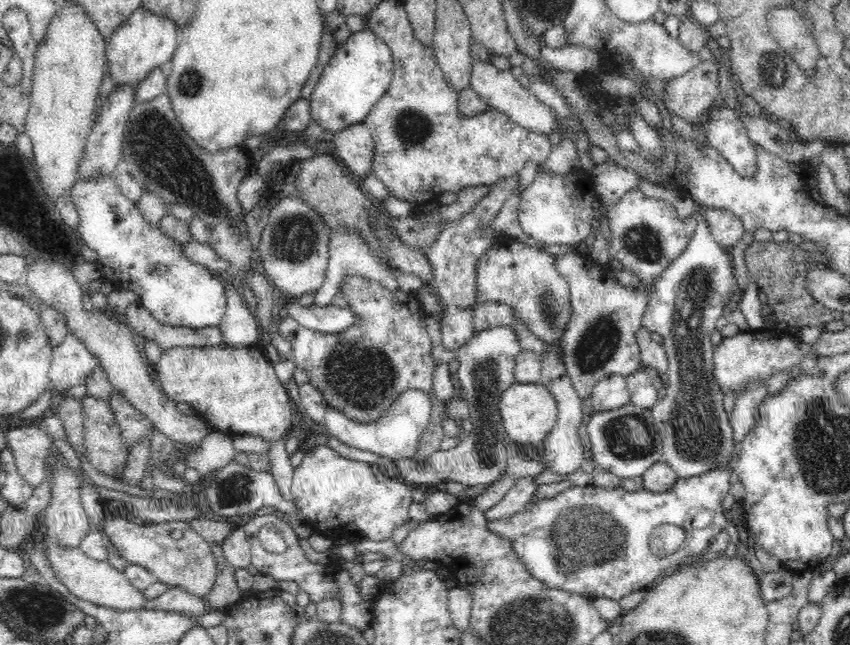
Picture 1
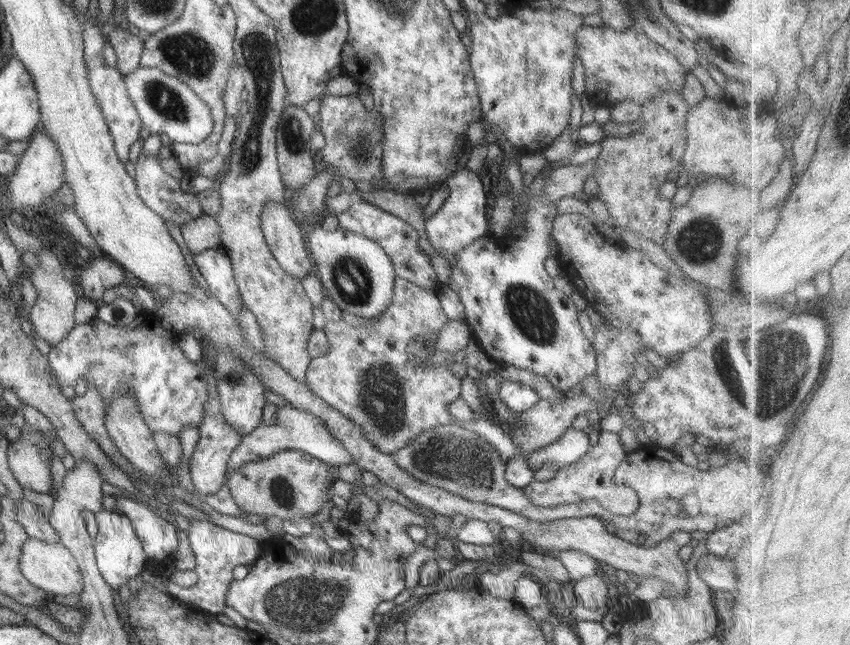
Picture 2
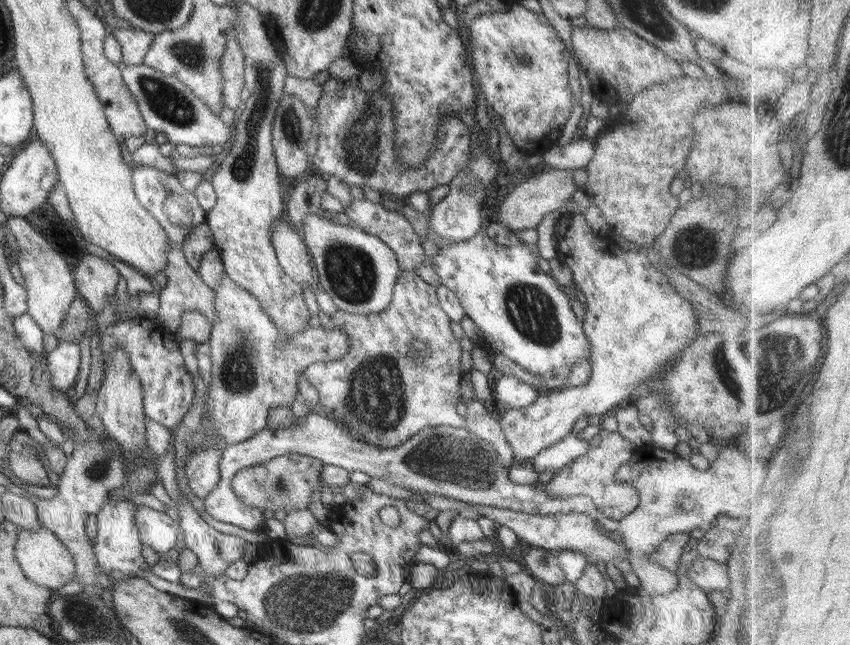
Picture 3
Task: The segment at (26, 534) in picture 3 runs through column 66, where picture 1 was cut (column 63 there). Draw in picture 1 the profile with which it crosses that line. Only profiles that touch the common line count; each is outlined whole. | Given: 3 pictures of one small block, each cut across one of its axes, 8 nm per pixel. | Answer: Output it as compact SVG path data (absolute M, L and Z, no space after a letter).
M45 537L40 538L40 541L46 543L44 551L48 555L48 563L54 569L56 577L70 589L74 596L98 606L115 608L116 610L144 610L146 596L142 594L141 590L132 586L123 572L119 572L104 561L94 560L81 548L65 548L65 546L60 546L51 540L45 540Z

